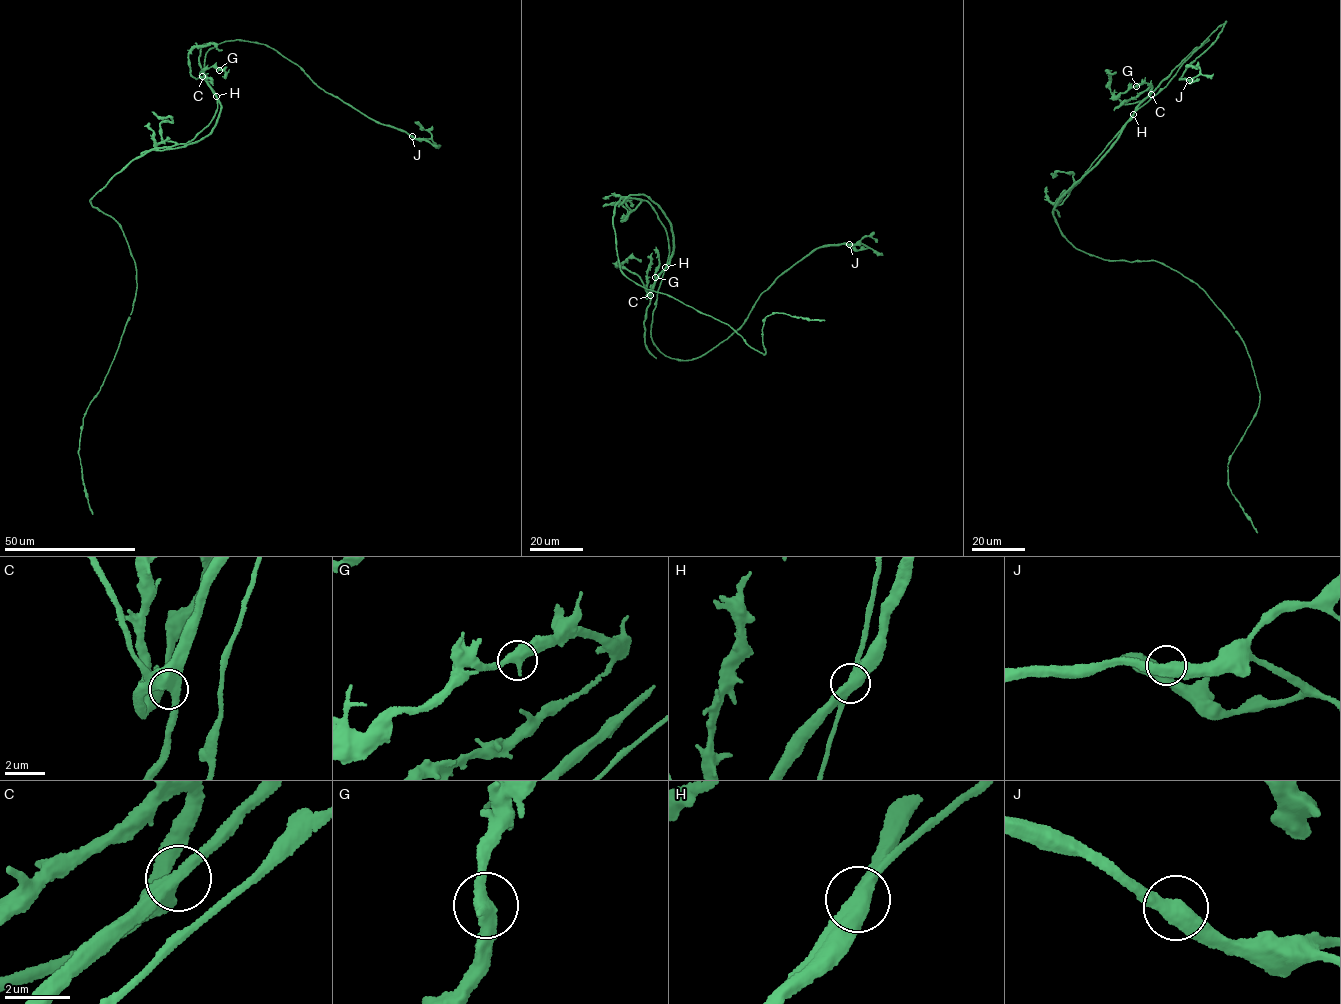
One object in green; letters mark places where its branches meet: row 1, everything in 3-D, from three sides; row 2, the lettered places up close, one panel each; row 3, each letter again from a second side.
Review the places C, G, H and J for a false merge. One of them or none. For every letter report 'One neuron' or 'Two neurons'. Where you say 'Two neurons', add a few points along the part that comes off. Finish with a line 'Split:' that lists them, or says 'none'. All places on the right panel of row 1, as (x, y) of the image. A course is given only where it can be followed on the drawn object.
C: One neuron
G: One neuron
H: Two neurons. Course of the part to remove: (1132, 114), (1104, 157), (1058, 200), (1054, 209), (1060, 216)
J: One neuron
Split: H

